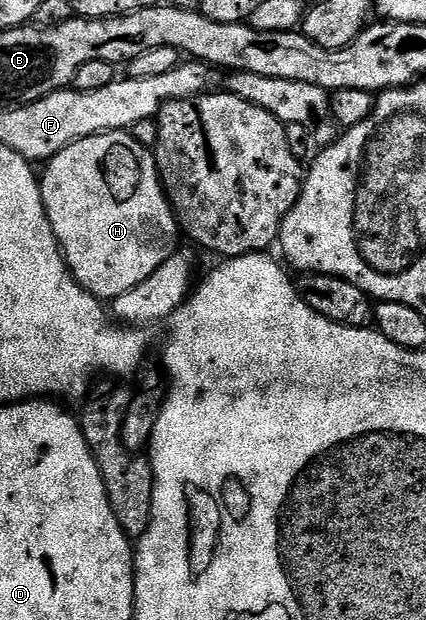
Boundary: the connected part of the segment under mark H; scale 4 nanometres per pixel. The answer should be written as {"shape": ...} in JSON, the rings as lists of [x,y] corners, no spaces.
{"shape":[[[112,130],[109,134],[76,140],[45,163],[43,170],[46,171],[40,174],[42,199],[52,232],[72,276],[89,294],[103,300],[124,296],[124,292],[132,292],[136,284],[148,280],[174,254],[179,245],[180,227],[162,189],[158,164],[153,153],[141,146],[130,132]]]}

